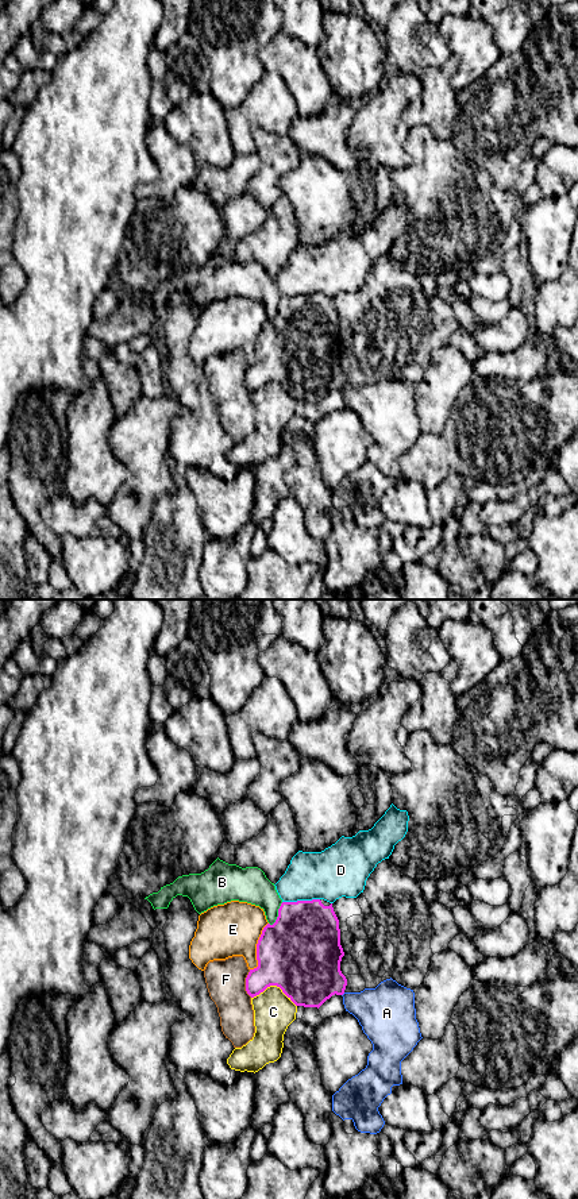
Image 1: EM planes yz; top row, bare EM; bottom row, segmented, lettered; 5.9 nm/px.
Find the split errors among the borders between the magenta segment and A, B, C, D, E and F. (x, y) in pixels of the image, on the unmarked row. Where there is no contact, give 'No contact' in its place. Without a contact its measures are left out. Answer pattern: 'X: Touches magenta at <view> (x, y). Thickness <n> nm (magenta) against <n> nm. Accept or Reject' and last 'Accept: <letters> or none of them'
A: No contact. Reject
B: Touches magenta at yz (278, 309). Thickness 460 nm (magenta) against 220 nm. Reject
C: Touches magenta at yz (274, 380). Thickness 480 nm (magenta) against 240 nm. Reject
D: Touches magenta at yz (300, 296). Thickness 440 nm (magenta) against 300 nm. Reject
E: Touches magenta at yz (257, 343). Thickness 460 nm (magenta) against 320 nm. Reject
F: Touches magenta at yz (246, 378). Thickness 280 nm (magenta) against 240 nm. Reject
Accept: none of them

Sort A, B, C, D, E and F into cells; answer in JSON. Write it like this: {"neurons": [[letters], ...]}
{"neurons": [["A"], ["B", "D"], ["C"], ["E"], ["F"]]}

